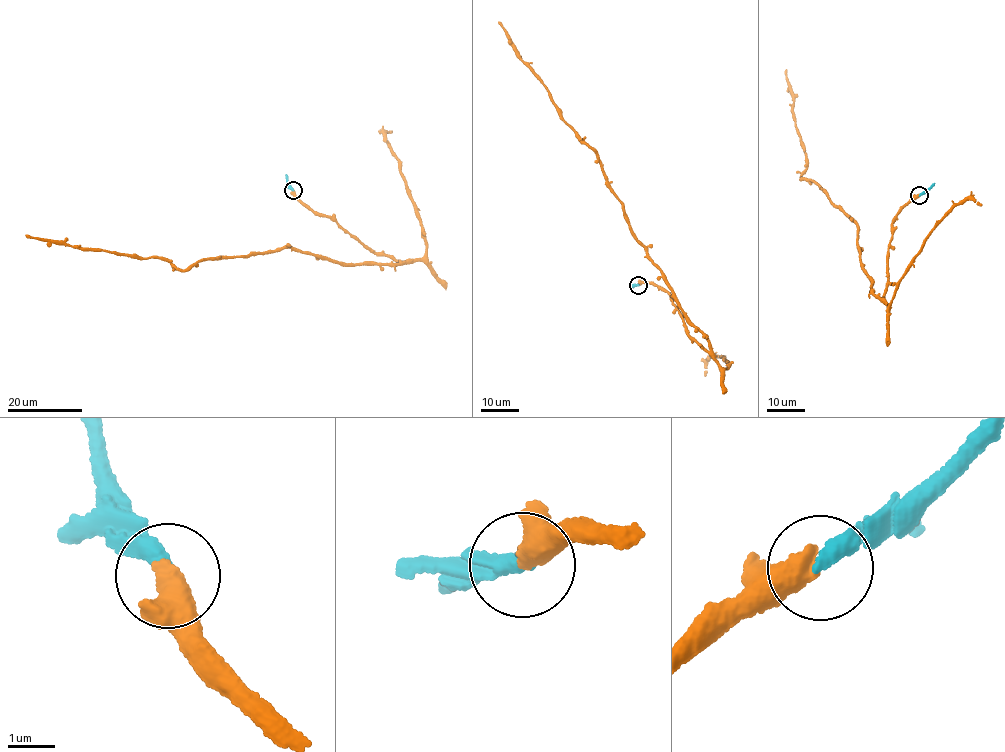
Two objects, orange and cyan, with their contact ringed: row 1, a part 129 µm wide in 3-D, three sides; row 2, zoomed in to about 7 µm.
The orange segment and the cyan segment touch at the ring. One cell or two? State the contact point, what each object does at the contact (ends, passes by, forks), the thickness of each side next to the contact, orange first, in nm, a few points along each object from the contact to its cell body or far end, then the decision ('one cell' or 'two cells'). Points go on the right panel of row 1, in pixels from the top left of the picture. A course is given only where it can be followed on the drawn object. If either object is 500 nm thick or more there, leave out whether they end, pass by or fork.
at (919, 195); 550 nm thick on the orange side, 260 nm on the other; orange runs (919, 196), (891, 223), (888, 280), (884, 295), (875, 297), (856, 223), (800, 177), (807, 156), (786, 69); cyan runs (919, 195), (935, 183); one cell

